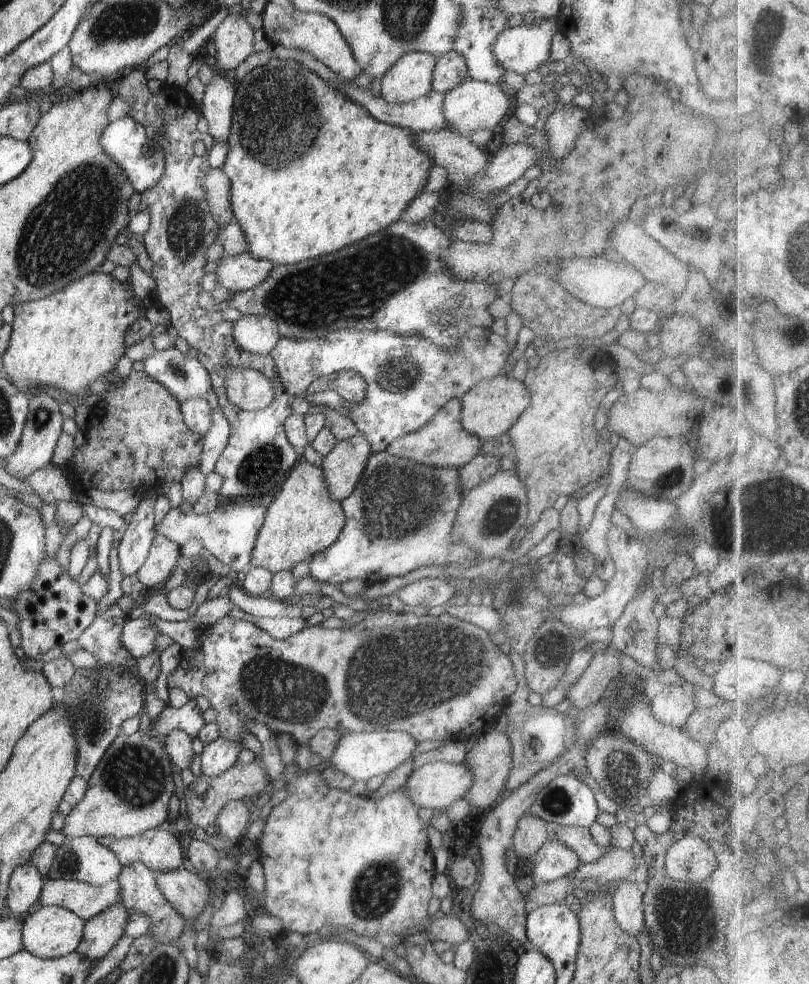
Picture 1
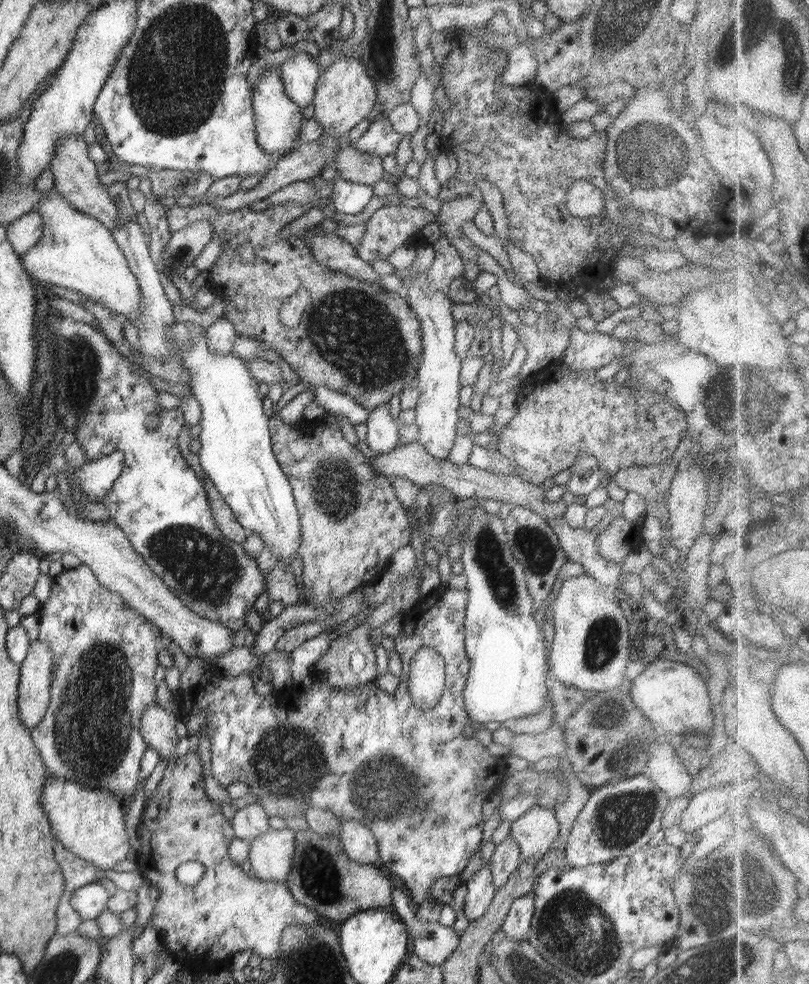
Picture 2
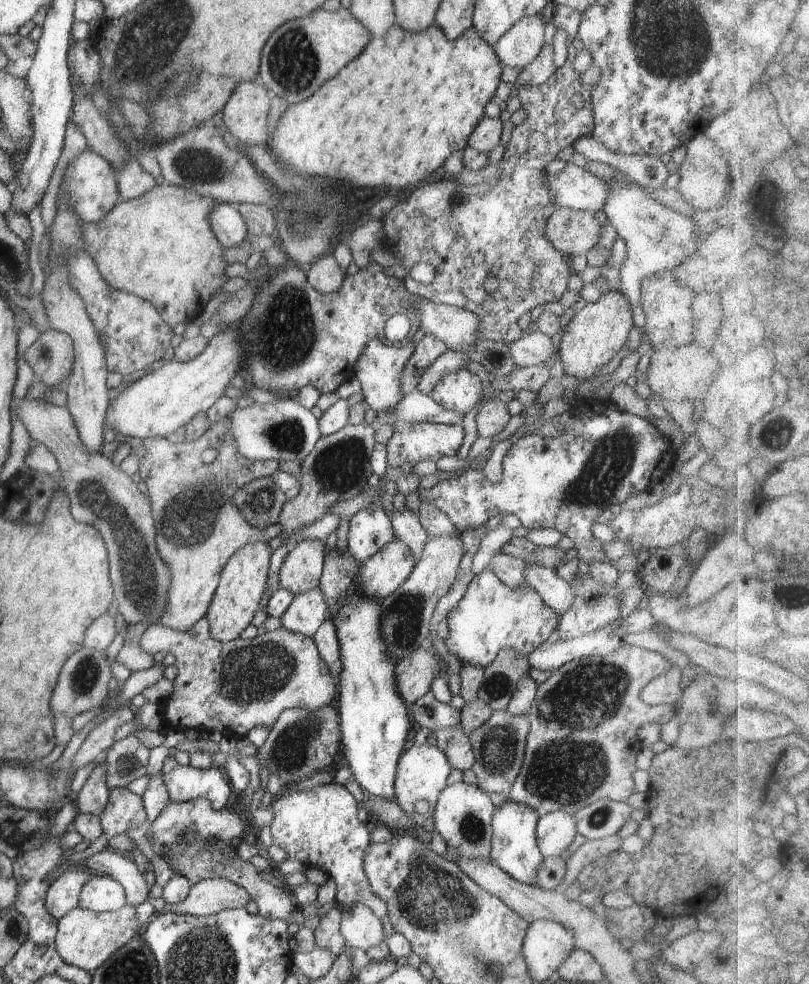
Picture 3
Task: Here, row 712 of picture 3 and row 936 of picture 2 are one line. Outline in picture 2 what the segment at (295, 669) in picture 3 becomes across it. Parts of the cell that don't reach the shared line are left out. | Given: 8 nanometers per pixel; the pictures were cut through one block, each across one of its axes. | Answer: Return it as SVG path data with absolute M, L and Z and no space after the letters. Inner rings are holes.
M189 751L174 759L155 793L145 800L137 830L142 841L137 866L149 884L158 889L159 897L150 920L151 926L161 931L165 949L176 952L184 960L211 964L242 950L252 950L252 954L276 964L282 956L280 942L286 928L304 925L313 932L321 925L319 914L299 903L283 882L248 877L240 865L230 860L227 851L235 833L220 806L206 795L198 754ZM188 861L204 866L204 876L194 886L176 880L178 866Z

